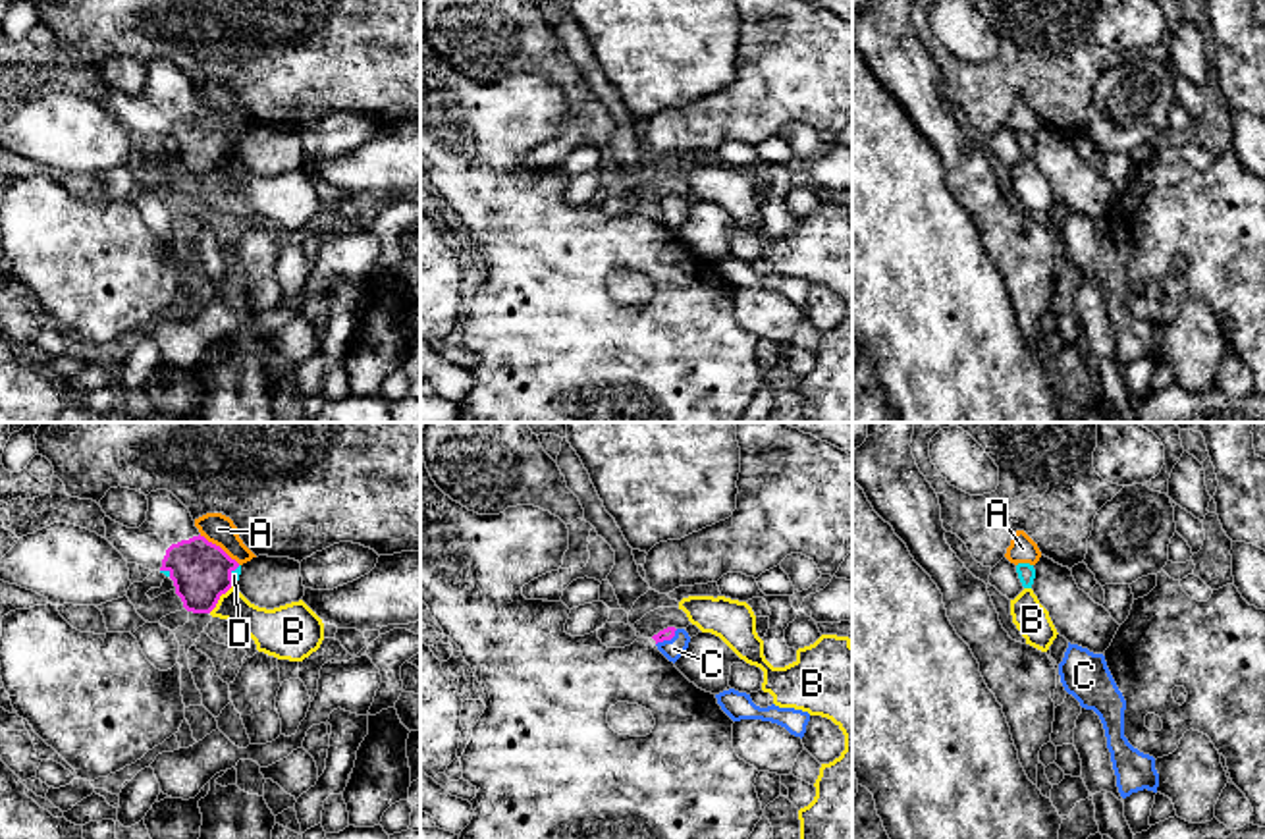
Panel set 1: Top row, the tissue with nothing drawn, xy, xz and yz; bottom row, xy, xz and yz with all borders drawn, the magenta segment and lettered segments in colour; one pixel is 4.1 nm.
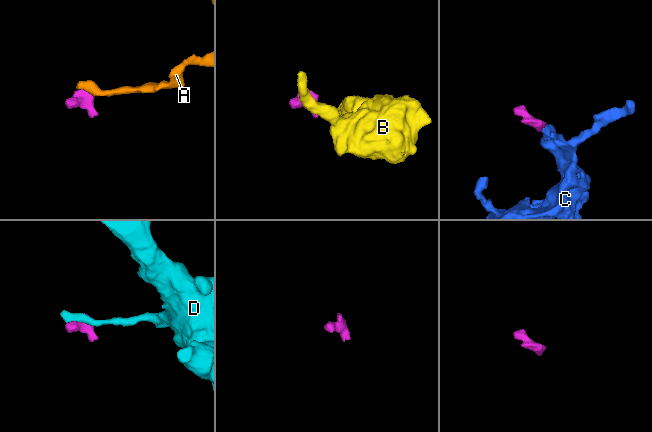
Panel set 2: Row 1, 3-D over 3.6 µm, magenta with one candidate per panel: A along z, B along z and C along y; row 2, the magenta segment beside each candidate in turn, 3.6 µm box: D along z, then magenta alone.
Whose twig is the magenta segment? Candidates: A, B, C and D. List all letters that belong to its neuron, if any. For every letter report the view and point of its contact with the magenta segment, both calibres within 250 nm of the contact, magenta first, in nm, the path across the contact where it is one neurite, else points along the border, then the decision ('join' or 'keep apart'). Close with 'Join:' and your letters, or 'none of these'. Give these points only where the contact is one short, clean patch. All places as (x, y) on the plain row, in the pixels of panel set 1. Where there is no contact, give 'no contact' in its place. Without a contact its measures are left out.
A: contact xy (218, 114); calibres 260 and 130 nm; border xy (199, 103), (218, 112), (240, 132); keep apart
B: contact xy (218, 166); calibres 260 and 160 nm; border xy (234, 151), (209, 180); keep apart
C: contact xz (668, 207); calibres 50 and 90 nm; way xz (668, 201), (668, 207), (673, 216); join
D: contact xy (230, 143); calibres 260 and 40 nm; border xy (240, 134), (232, 141), (234, 151); keep apart
Join: C

